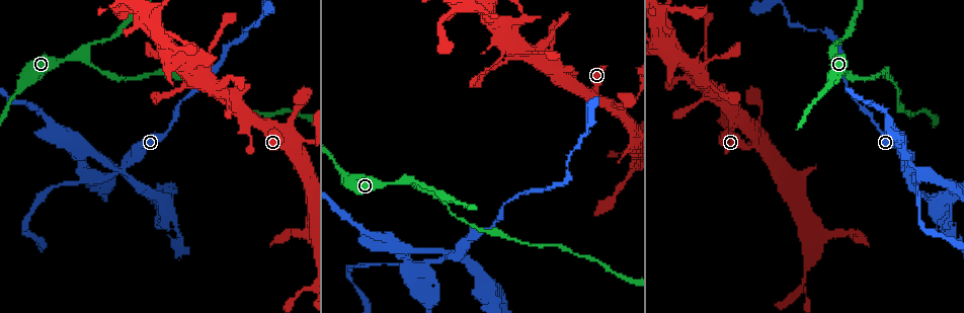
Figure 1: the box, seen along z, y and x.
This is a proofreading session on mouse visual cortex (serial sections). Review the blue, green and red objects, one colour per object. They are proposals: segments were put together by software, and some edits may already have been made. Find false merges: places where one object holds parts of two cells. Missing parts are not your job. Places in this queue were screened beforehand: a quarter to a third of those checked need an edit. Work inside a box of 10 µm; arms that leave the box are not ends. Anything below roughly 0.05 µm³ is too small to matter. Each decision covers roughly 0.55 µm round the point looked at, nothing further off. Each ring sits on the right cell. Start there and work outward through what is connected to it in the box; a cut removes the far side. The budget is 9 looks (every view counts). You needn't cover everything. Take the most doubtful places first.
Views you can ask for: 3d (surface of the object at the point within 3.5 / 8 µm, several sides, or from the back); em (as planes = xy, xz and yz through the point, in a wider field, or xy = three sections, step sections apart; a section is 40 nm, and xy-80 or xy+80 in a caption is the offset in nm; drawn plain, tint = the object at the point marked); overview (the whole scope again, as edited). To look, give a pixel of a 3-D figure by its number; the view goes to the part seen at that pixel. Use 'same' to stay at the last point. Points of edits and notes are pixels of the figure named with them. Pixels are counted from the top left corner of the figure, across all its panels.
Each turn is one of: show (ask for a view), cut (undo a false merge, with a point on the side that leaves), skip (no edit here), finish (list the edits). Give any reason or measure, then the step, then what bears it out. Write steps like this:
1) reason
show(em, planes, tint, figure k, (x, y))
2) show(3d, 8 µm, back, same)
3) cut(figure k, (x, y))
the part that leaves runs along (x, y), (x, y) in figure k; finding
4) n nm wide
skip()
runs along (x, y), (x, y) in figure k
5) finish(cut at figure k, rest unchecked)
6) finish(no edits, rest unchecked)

abrupt turn
show(3d, 3.5 µm, back, figure 1, (120, 167))

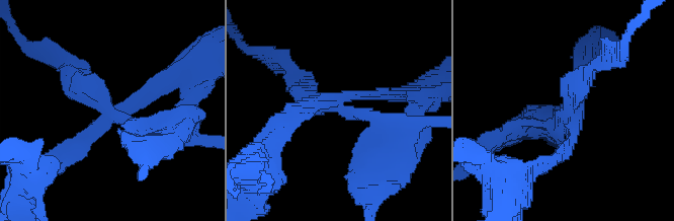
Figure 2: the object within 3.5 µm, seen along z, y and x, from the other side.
arms of 150, 200, 200, 300 nm
cut(figure 2, (177, 123))
the part that leaves runs along (106, 120), (45, 170) in figure 2; two cells meet here

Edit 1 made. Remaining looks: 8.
show(overview)

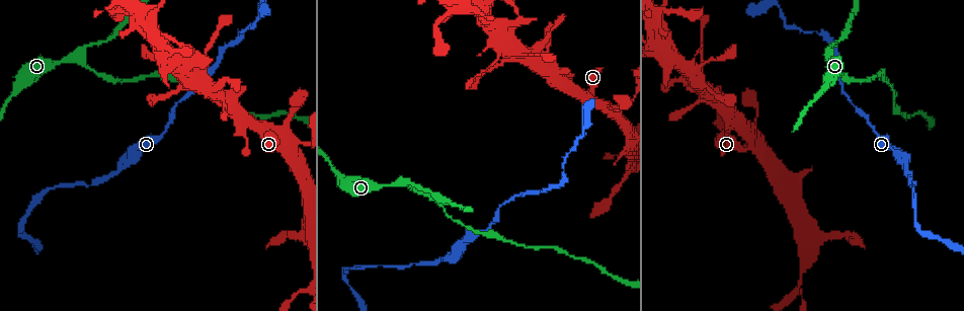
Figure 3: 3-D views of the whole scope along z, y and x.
thin neck
show(3d, 3.5 µm, figure 3, (403, 185))

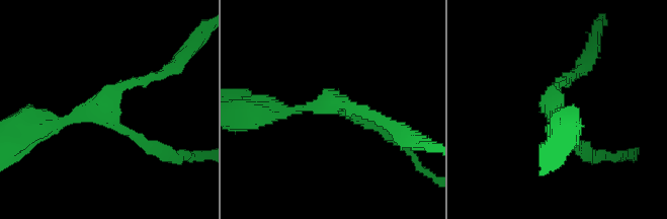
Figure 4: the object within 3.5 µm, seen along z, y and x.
3 arms; arms of 150, 150, 300 nm; now the EM
show(em, xy, step 3, tint, figure 4, (103, 113))

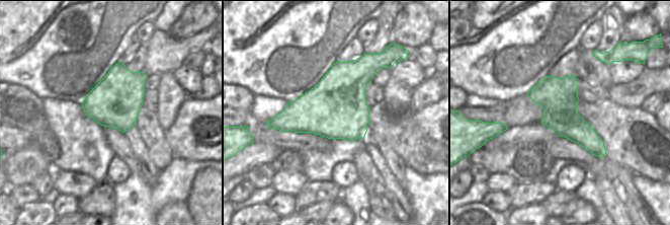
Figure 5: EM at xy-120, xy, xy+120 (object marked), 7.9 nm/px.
skip()
runs along (263, 111), (335, 105), (382, 131) in figure 4; one cell here

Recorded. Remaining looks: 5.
small branch off a trunk
show(3d, 3.5 µm, back, figure 3, (695, 79))

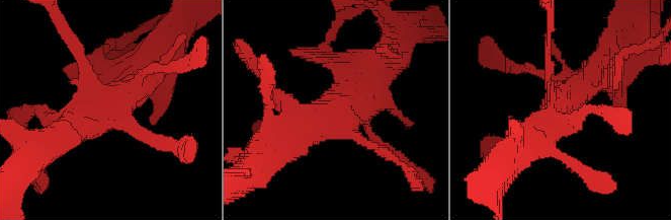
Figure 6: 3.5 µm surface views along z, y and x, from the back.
now the EM
show(em, xy, step 5, tint, figure 6, (99, 109))

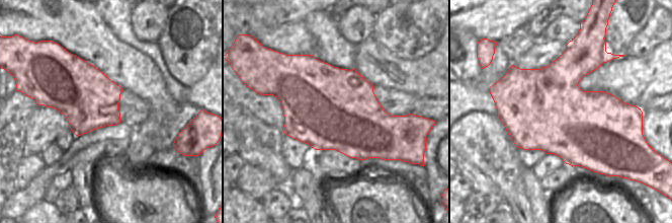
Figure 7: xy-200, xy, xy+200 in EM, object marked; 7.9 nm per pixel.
skip()
runs along (275, 149), (371, 76) in figure 6; continuous, no second cell

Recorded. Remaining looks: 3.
finish(cut at figure 2, rest unchecked)

